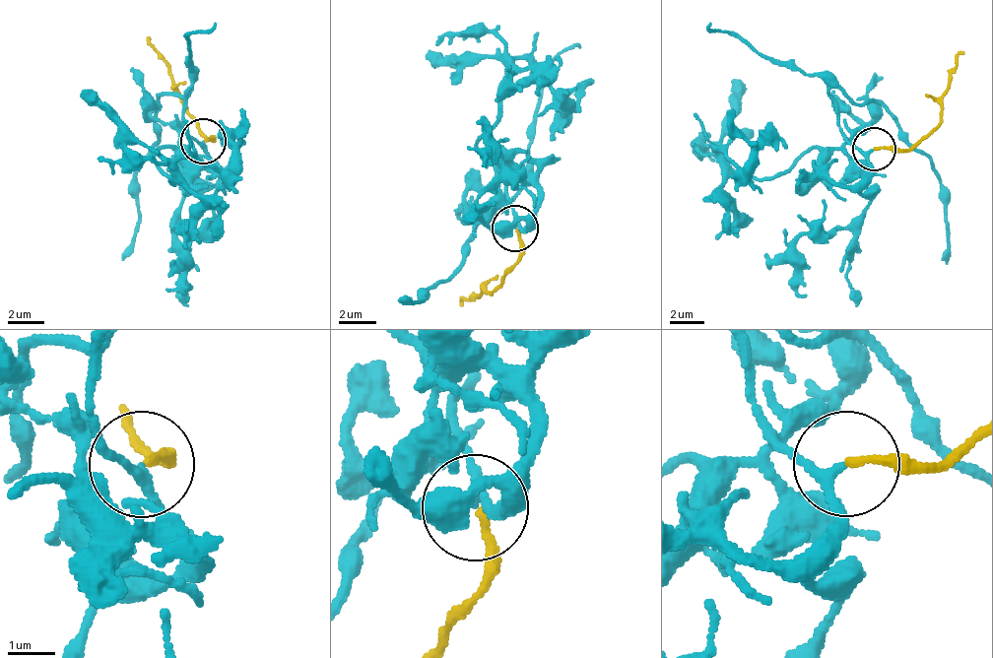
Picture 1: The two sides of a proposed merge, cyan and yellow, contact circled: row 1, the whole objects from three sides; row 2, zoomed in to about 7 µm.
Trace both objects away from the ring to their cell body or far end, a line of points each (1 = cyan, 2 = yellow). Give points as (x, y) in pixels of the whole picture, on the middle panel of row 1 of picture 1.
1: (516, 227), (497, 166), (478, 148), (496, 117), (496, 85), (520, 59), (564, 98), (567, 106), (589, 84)
2: (516, 227), (521, 260), (489, 295), (459, 307)

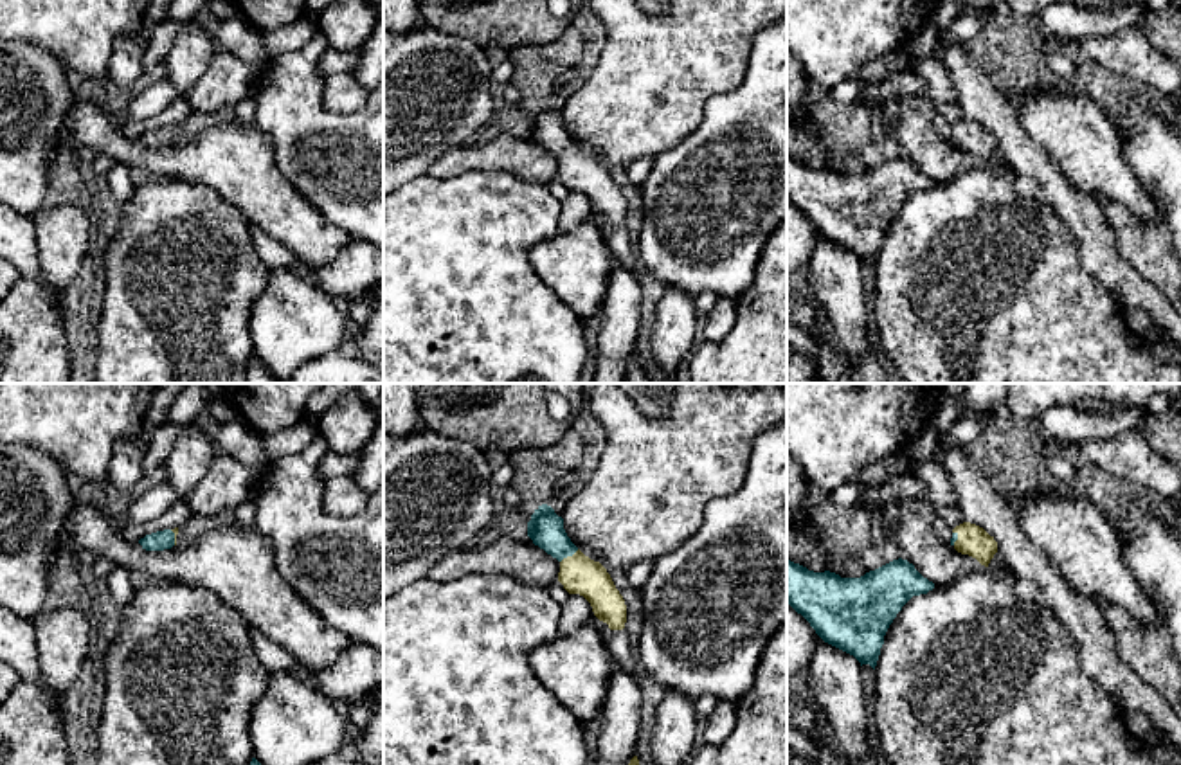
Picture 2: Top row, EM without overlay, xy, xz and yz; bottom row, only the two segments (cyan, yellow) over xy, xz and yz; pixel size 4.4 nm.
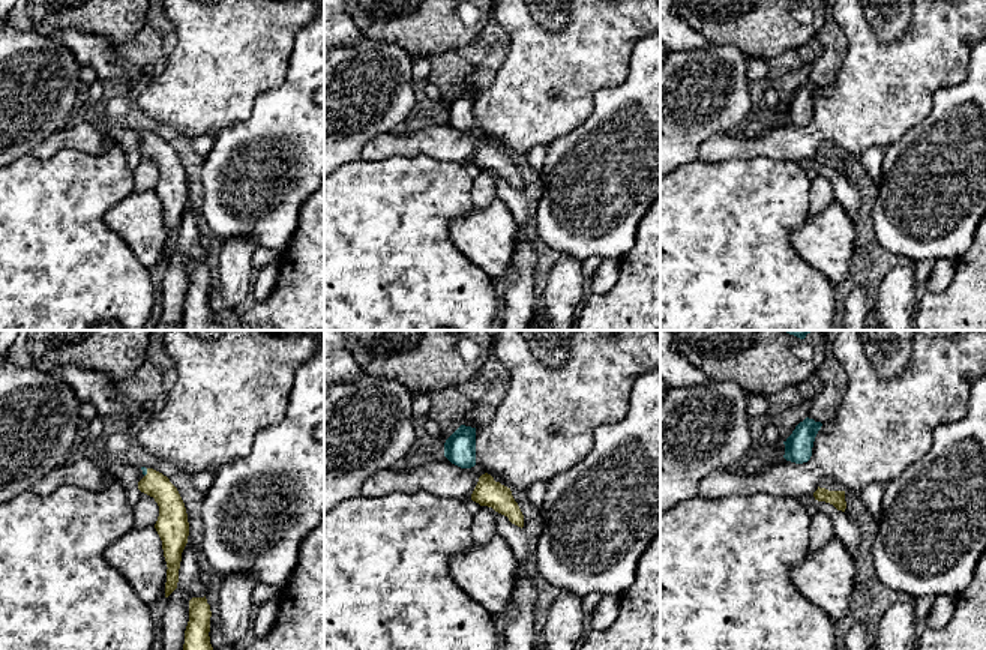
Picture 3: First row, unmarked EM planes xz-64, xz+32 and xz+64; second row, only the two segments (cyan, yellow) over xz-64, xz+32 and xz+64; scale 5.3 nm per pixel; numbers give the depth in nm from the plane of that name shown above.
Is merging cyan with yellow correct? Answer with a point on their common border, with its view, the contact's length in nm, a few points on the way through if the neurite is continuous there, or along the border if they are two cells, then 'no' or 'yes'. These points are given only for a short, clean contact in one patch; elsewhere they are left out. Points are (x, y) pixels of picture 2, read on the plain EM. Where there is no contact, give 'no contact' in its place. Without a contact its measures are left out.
meets cyan in xz at (569, 152); contact 110 nm long; runs through xz (546, 126), (569, 152), (578, 171); yes

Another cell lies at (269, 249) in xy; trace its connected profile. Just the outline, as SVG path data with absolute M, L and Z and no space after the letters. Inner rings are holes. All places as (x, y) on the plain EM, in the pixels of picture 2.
M252 225L250 234L252 234L252 243L254 243L257 256L265 261L265 265L270 270L277 270L283 266L290 270L301 270L292 252L286 250L277 239L268 236L265 230Z

